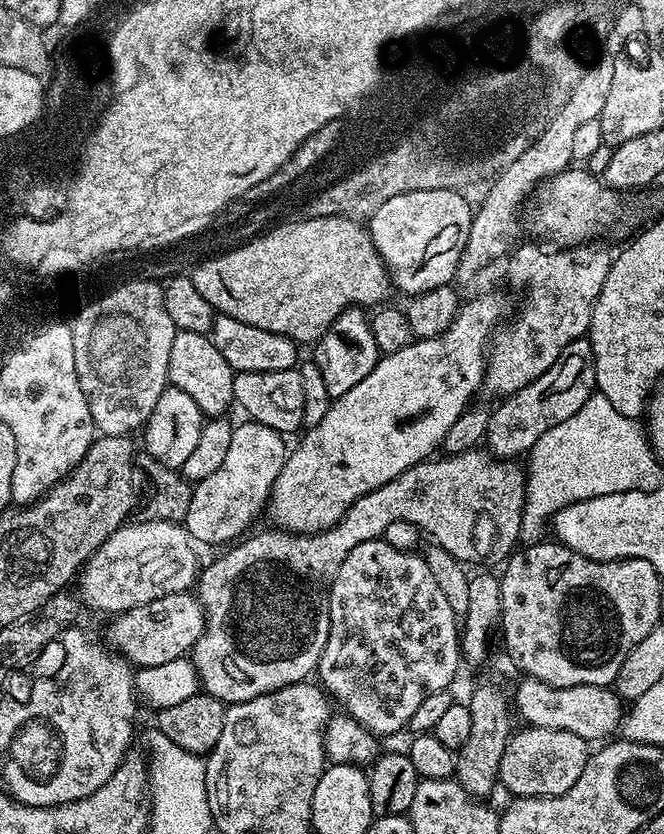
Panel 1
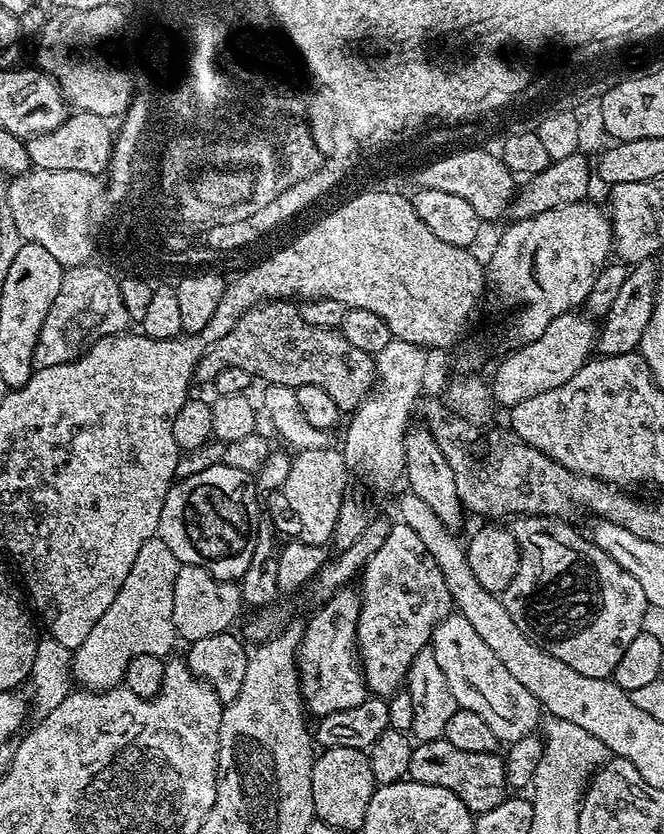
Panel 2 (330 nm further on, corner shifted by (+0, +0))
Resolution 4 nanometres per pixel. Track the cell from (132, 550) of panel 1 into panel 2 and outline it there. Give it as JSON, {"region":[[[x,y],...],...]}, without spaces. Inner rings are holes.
{"region":[[[181,564],[174,578],[174,626],[181,641],[210,638],[210,634],[227,632],[242,609],[239,583],[214,578],[193,564]]]}

